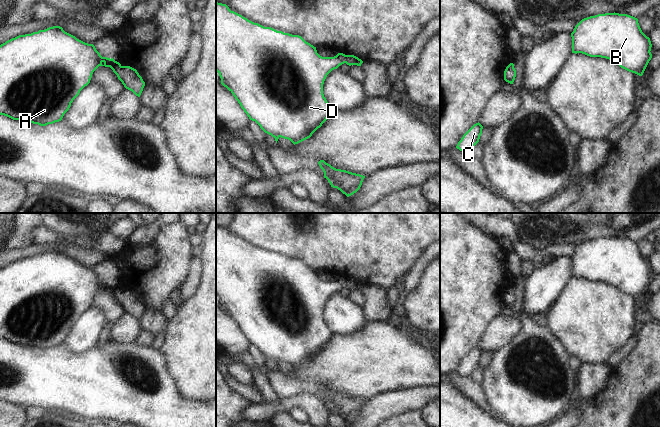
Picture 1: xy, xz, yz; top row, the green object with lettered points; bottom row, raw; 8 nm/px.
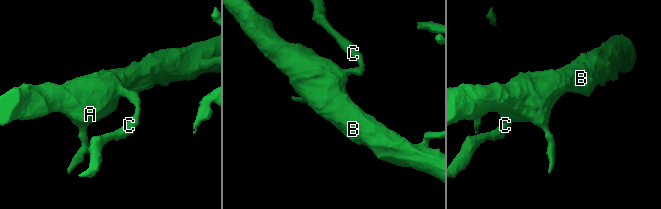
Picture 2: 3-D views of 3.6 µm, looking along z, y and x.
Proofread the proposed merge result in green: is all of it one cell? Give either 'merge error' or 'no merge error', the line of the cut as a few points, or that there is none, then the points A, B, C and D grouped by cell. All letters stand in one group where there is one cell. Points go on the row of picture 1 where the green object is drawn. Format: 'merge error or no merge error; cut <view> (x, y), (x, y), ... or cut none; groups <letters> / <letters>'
no merge error; cut none; groups A B C D

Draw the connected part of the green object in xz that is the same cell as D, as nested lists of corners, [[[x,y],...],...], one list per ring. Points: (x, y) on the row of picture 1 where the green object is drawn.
[[[216,2],[216,71],[221,84],[233,94],[249,119],[274,137],[276,143],[281,137],[294,145],[298,144],[310,138],[322,126],[333,110],[323,94],[324,81],[332,70],[344,63],[361,66],[363,61],[354,55],[343,53],[334,57],[322,57],[317,53],[316,47],[301,36],[264,27],[231,11],[226,4]]]

